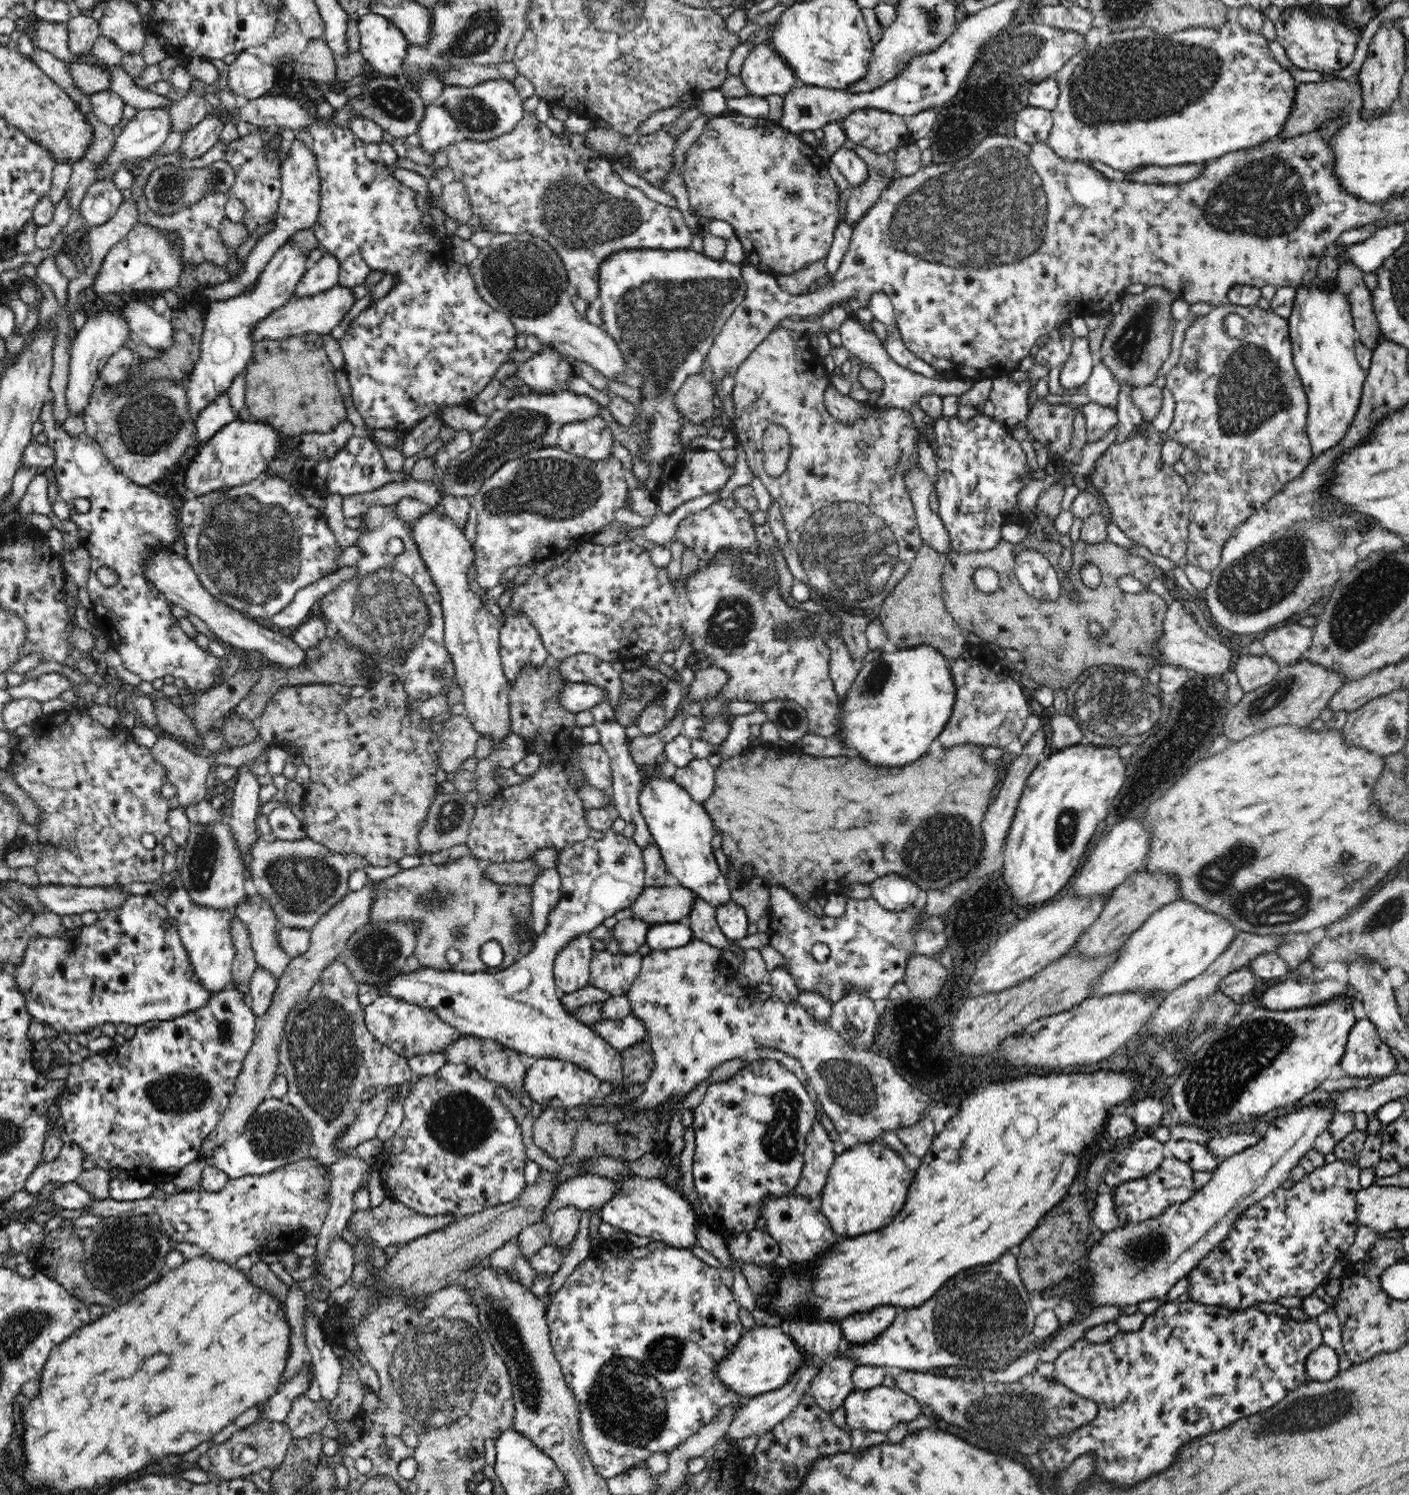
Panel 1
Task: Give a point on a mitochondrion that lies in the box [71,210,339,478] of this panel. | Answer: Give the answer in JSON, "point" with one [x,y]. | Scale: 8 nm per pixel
{"point":[148,426]}

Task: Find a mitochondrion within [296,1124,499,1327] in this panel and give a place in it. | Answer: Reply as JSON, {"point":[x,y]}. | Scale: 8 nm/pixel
{"point":[466,1178]}

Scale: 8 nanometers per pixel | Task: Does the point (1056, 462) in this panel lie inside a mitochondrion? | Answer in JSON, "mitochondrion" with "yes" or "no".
{"mitochondrion":"no"}

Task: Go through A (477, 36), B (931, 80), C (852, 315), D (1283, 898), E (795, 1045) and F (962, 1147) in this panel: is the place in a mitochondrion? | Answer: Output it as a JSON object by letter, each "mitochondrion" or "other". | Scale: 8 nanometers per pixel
{"A":"mitochondrion","B":"other","C":"other","D":"mitochondrion","E":"other","F":"mitochondrion"}

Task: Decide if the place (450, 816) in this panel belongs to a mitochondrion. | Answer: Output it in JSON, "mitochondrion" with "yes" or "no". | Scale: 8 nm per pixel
{"mitochondrion":"yes"}

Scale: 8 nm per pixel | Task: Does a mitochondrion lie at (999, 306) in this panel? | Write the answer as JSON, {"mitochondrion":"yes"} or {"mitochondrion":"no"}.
{"mitochondrion":"no"}

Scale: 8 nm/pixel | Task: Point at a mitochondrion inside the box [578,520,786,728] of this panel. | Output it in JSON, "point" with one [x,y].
{"point":[730,625]}

